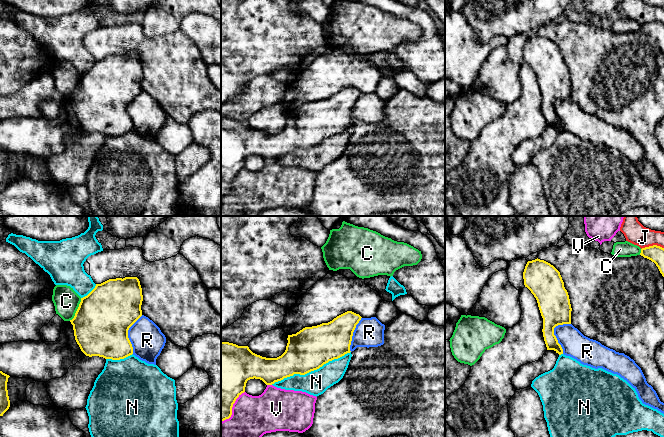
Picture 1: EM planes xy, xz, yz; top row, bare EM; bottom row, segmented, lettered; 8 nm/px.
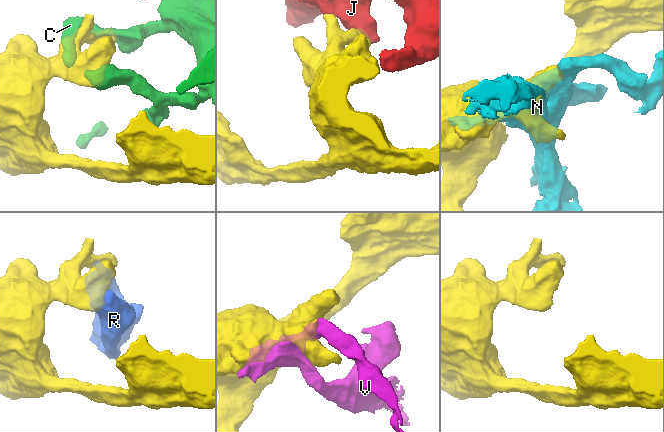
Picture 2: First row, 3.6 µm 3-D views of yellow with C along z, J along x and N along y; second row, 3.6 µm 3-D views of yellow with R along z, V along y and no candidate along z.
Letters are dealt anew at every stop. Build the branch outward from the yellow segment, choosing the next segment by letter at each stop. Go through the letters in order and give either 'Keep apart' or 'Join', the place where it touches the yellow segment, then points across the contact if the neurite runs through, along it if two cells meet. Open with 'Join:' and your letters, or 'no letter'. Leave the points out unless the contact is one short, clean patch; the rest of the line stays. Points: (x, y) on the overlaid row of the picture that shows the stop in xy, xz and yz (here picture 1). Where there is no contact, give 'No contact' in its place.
Join: R
C: Keep apart. Touches yellow at xy (77, 310)
J: Keep apart. Touches yellow at yz (653, 245)
N: Keep apart. Touches yellow at xz (310, 371)
R: Join. Touches yellow at yz (553, 333)
V: Keep apart. Touches yellow at xz (231, 408)

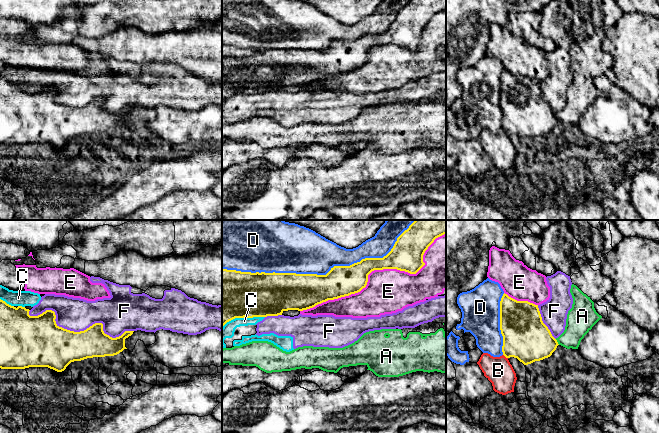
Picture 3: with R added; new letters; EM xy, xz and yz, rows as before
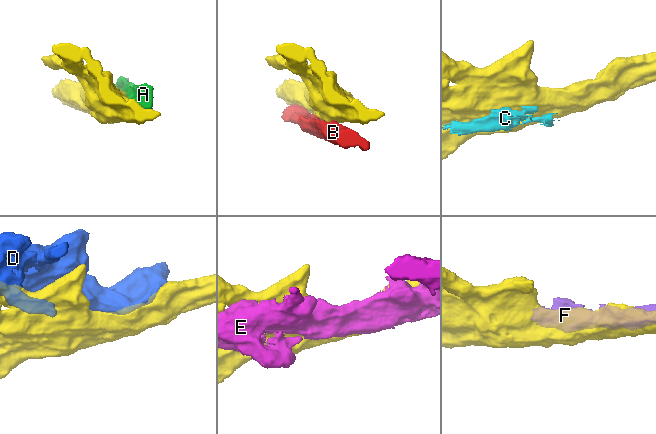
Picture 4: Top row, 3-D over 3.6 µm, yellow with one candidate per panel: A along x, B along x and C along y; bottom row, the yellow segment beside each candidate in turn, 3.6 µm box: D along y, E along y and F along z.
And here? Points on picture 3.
Join: no letter
A: Keep apart. Touches yellow at yz (557, 342)
B: Keep apart. Touches yellow at yz (505, 356)
C: Keep apart. Touches yellow at xz (242, 317)
D: Keep apart. Touches yellow at xz (321, 275)
E: Keep apart. Touches yellow at xz (375, 269)
F: Keep apart. Touches yellow at xy (78, 332)

